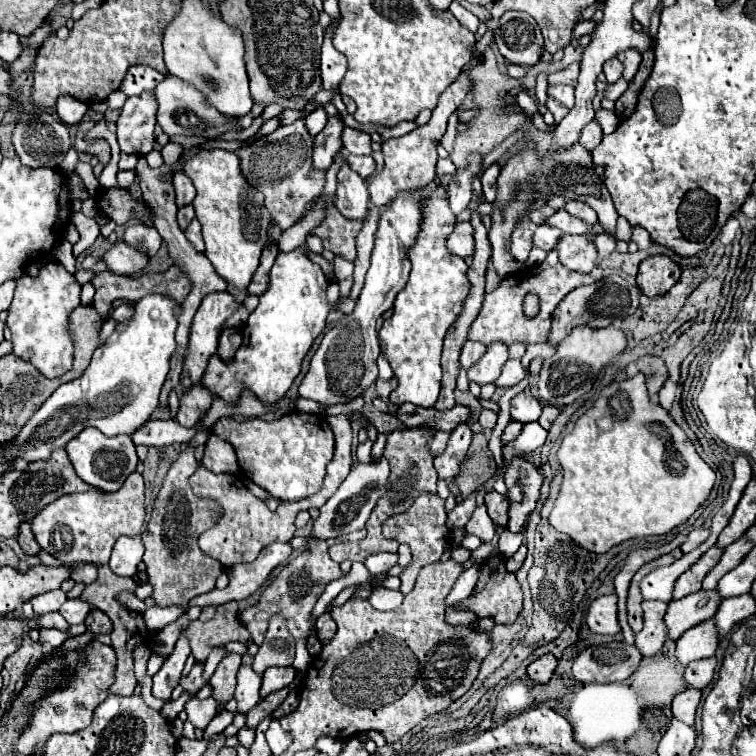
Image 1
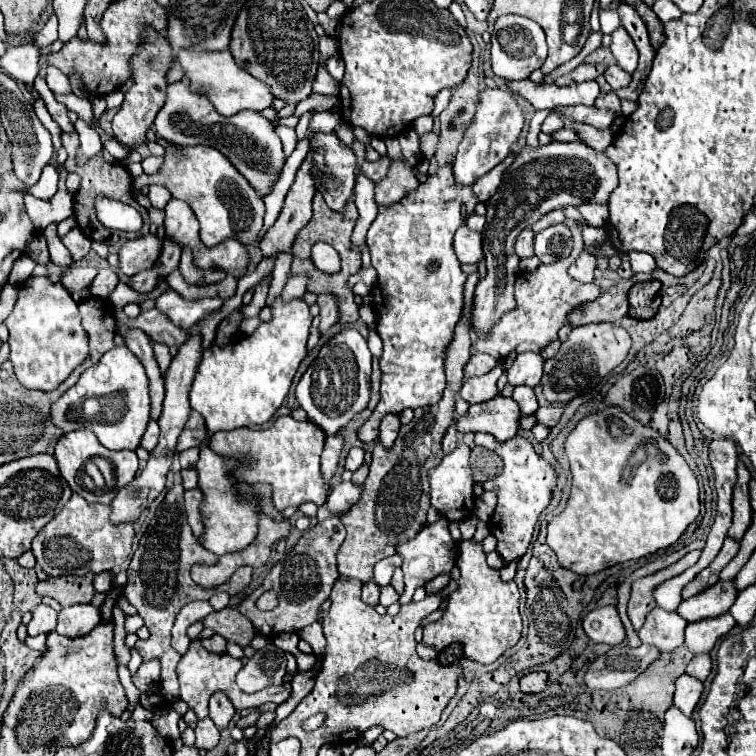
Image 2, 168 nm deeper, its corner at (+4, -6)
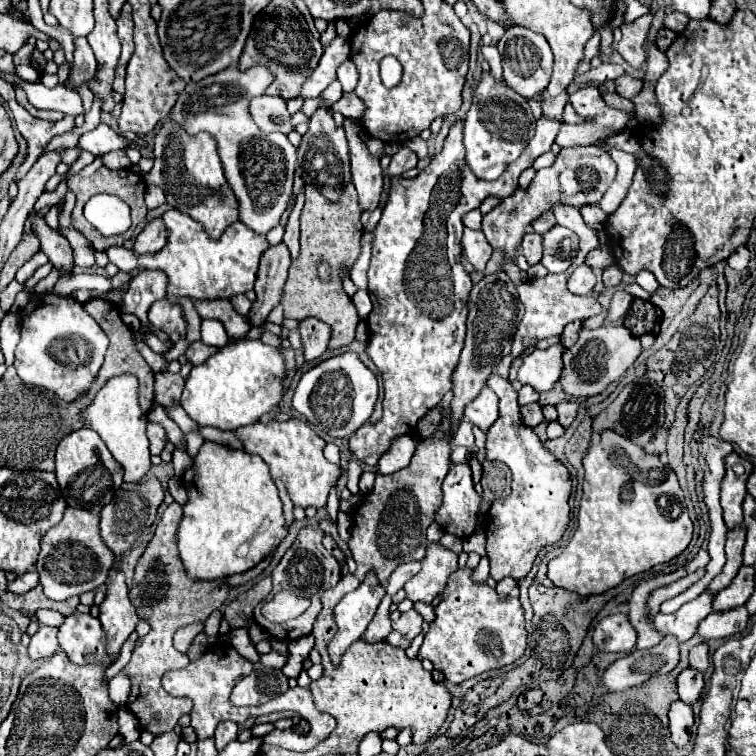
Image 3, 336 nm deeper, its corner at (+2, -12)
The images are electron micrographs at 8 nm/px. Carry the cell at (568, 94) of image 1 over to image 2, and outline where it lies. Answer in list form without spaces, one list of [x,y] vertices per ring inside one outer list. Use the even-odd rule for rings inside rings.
[[[563,120],[567,128],[573,128],[573,130],[579,130],[579,134],[583,136],[583,142],[589,144],[591,148],[595,150],[605,150],[611,142],[613,142],[613,132],[611,130],[597,130],[597,128],[591,128],[591,126],[585,126],[585,124],[577,124],[577,122],[571,122],[571,120]]]

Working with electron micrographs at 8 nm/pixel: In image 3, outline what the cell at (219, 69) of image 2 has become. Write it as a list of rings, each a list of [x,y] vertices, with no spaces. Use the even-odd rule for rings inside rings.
[[[257,96],[249,104],[249,112],[255,124],[265,132],[283,132],[289,134],[293,126],[289,124],[289,112],[285,100],[277,96]]]

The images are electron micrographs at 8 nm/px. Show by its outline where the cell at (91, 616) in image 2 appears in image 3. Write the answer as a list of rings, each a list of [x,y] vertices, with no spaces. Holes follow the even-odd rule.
[[[75,612],[59,626],[59,646],[75,664],[93,660],[109,660],[105,656],[105,640],[101,622],[89,612]]]

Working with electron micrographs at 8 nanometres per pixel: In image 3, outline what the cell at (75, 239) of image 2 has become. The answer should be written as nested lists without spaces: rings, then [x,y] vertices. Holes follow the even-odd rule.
[[[53,269],[48,276],[40,280],[35,288],[35,294],[51,294],[53,292],[53,287],[58,280],[60,273],[57,269]]]

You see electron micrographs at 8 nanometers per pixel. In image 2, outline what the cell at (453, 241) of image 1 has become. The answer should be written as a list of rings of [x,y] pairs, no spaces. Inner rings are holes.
[[[467,224],[459,226],[453,246],[455,246],[455,254],[461,264],[477,264],[483,258],[481,234],[475,230],[469,230]]]

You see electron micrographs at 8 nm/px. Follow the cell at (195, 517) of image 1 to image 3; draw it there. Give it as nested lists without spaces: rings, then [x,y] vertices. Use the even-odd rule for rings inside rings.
[[[173,502],[163,512],[155,536],[147,544],[143,556],[139,558],[135,566],[133,586],[129,590],[129,598],[137,610],[137,616],[145,620],[151,630],[145,634],[137,648],[133,650],[131,662],[127,664],[127,672],[131,676],[131,694],[127,700],[127,708],[137,716],[139,726],[143,730],[153,732],[155,736],[169,732],[175,728],[181,714],[191,712],[191,700],[189,698],[175,698],[167,694],[161,686],[161,676],[167,670],[185,668],[189,664],[187,654],[181,654],[173,648],[173,634],[177,628],[187,626],[197,620],[205,620],[213,610],[217,610],[229,596],[231,586],[227,584],[227,578],[217,580],[197,580],[191,578],[179,558],[177,550],[177,528],[181,522],[183,506]]]

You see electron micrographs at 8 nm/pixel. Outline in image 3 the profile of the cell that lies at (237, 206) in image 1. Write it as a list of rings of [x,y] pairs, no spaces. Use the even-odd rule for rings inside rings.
[[[165,124],[155,136],[155,166],[145,174],[145,182],[159,186],[169,206],[199,222],[213,240],[217,240],[229,224],[239,222],[239,200],[225,178],[217,146],[205,132],[191,138],[179,128],[173,128],[173,124]]]

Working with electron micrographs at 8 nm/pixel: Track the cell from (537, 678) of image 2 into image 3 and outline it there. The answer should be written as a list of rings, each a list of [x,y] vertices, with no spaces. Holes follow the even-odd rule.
[[[531,688],[531,690],[525,690],[525,692],[519,696],[517,706],[519,706],[521,710],[529,710],[529,708],[537,706],[541,700],[543,700],[543,690],[539,690],[539,688]]]

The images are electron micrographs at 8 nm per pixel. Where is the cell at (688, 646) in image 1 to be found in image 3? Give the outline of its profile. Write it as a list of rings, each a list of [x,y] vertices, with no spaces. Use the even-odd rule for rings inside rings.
[[[743,606],[729,610],[729,612],[711,612],[707,618],[703,618],[699,622],[697,636],[703,640],[729,638],[729,636],[739,634],[739,626],[743,632],[747,622],[749,622],[749,616],[747,616],[747,610]]]

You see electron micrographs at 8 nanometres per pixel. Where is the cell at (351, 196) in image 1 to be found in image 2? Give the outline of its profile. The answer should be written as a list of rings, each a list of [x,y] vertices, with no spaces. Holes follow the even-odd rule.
[[[313,132],[309,136],[309,152],[313,154],[313,178],[315,178],[315,188],[323,194],[327,206],[335,212],[343,212],[345,202],[353,200],[353,186],[355,186],[355,168],[357,168],[357,158],[351,150],[351,146],[345,146],[335,132],[321,134]]]

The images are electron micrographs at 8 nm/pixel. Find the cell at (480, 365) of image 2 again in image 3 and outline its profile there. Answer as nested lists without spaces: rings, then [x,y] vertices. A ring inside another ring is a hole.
[[[493,372],[487,386],[499,396],[499,418],[487,430],[485,452],[489,460],[507,464],[513,474],[511,494],[507,498],[493,500],[487,514],[487,556],[491,562],[491,576],[497,582],[505,576],[521,580],[531,570],[537,552],[543,546],[557,542],[567,530],[571,478],[567,468],[545,448],[537,434],[521,424],[517,392],[513,390],[511,382]]]

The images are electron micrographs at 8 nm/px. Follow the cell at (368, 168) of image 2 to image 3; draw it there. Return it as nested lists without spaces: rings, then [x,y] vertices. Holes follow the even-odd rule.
[[[403,146],[403,148],[391,158],[391,164],[389,164],[389,168],[387,168],[387,174],[389,174],[391,178],[395,178],[395,176],[401,176],[405,170],[415,168],[415,166],[417,166],[417,154],[413,154],[407,146]]]

